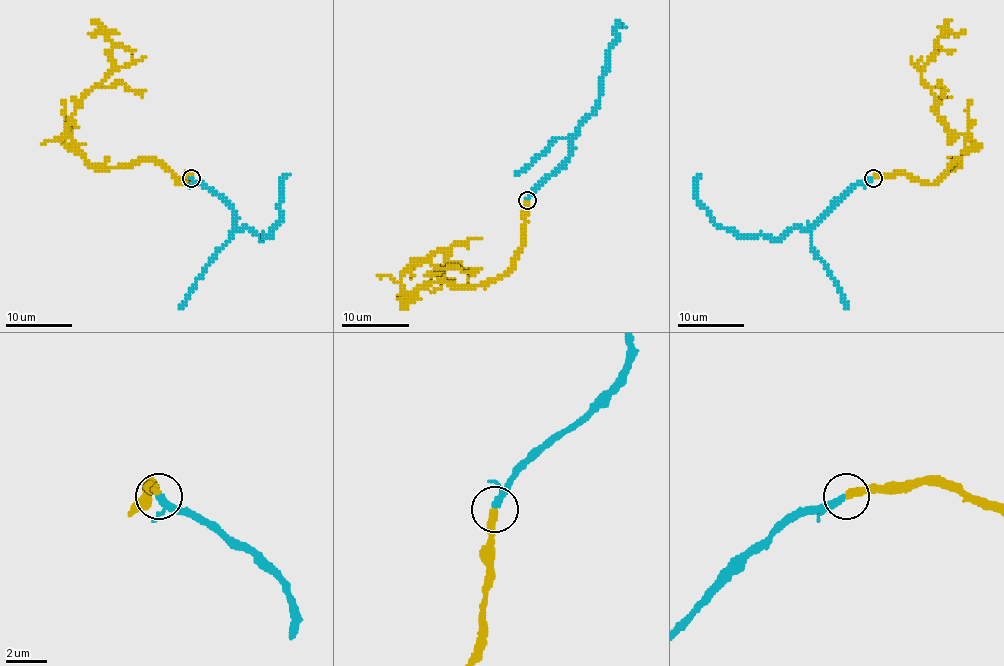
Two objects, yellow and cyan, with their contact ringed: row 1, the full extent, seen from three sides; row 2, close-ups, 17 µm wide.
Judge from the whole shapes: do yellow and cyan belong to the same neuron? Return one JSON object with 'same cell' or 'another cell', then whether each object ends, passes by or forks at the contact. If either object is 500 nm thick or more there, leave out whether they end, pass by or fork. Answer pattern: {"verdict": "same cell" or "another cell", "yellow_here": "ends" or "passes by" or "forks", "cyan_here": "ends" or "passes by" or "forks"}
{"verdict": "same cell", "yellow_here": "ends", "cyan_here": "ends"}

